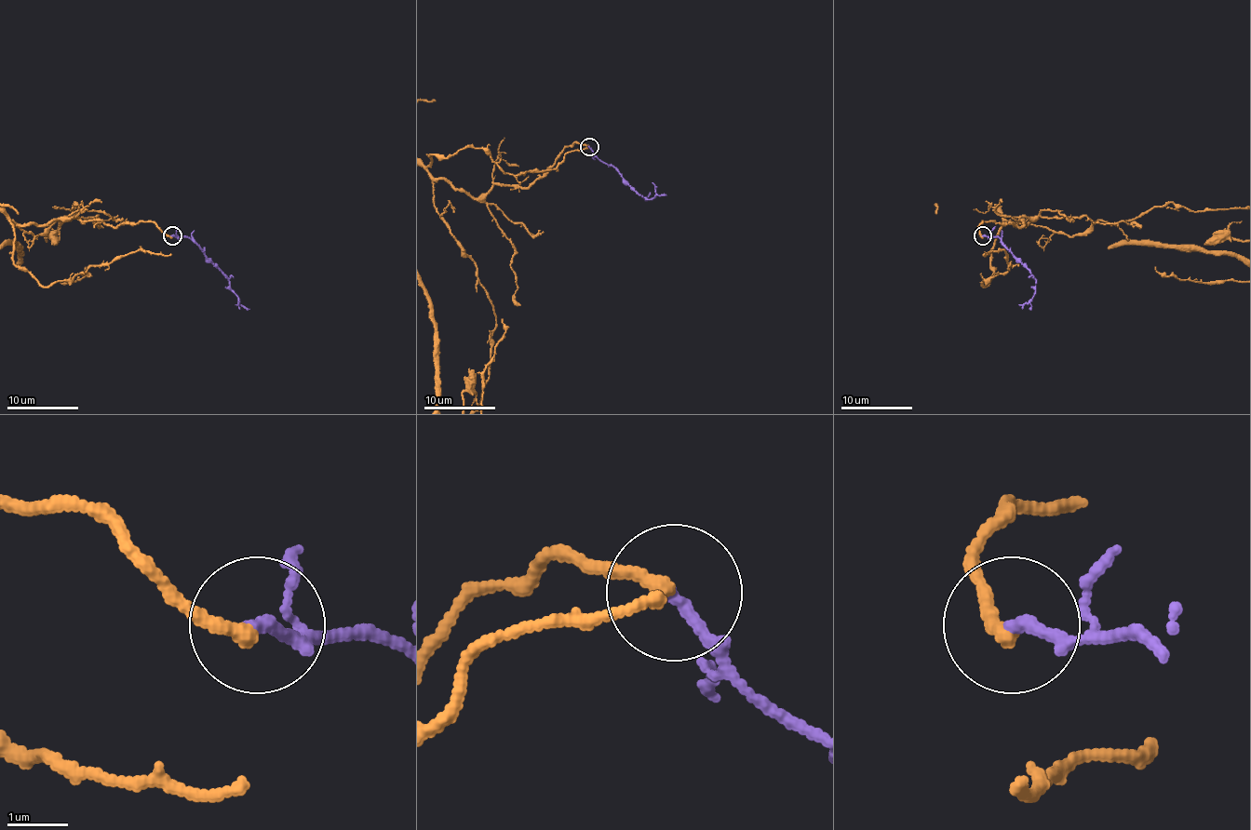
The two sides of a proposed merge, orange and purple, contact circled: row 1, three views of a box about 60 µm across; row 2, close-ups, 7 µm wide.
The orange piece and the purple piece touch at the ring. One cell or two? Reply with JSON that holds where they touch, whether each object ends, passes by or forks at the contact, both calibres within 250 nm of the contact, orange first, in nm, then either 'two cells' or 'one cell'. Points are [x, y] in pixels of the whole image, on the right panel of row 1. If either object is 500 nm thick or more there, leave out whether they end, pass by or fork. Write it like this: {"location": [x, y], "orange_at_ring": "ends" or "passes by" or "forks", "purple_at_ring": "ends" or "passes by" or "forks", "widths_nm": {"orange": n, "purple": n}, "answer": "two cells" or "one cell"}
{"location": [983, 235], "orange_at_ring": "ends", "purple_at_ring": "ends", "widths_nm": {"orange": 260, "purple": 200}, "answer": "one cell"}

